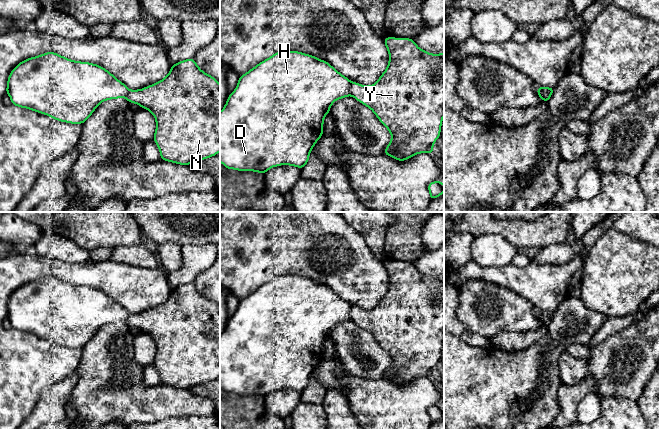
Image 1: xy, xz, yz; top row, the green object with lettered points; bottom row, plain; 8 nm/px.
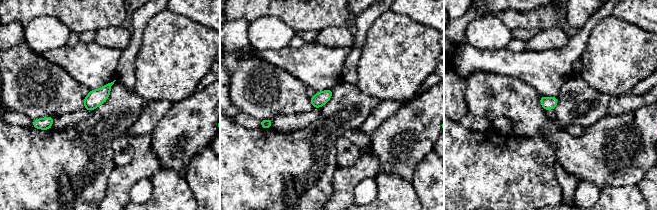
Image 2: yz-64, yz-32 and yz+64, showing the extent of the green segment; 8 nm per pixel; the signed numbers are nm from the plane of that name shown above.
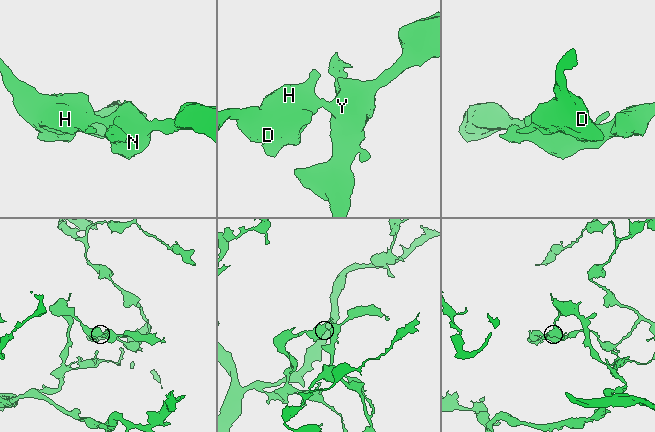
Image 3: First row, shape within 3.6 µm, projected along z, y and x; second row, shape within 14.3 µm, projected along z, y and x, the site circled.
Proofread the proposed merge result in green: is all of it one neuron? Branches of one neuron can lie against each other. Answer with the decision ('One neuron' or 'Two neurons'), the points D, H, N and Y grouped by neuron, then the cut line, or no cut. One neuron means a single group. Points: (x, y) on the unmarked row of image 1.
Two neurons. Groups: D H / N Y. Split along xz (352, 306), (350, 318)

